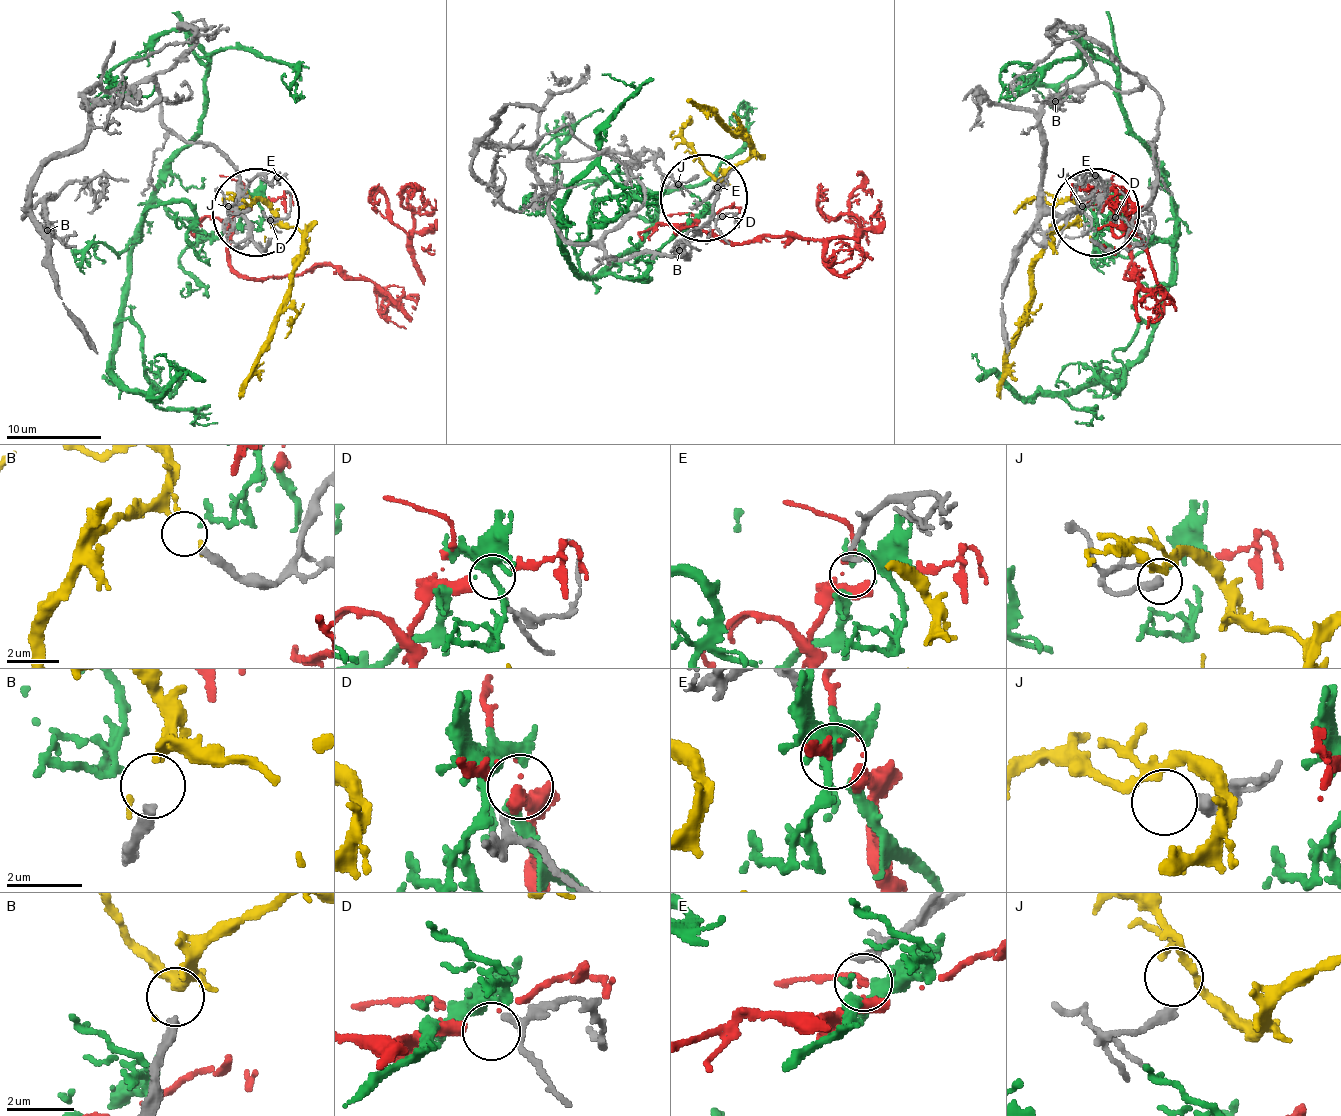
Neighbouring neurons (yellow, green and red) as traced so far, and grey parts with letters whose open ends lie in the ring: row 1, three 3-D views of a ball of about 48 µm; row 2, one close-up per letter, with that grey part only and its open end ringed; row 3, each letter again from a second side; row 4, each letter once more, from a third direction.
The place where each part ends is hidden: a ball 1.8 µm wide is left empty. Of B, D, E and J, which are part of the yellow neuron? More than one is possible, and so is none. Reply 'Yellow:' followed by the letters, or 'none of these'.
Yellow: J

